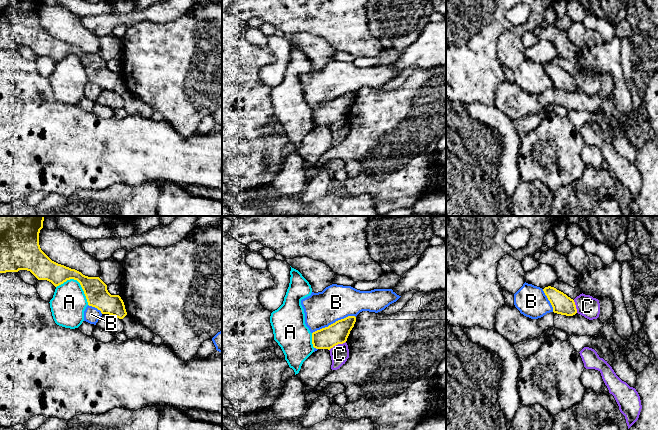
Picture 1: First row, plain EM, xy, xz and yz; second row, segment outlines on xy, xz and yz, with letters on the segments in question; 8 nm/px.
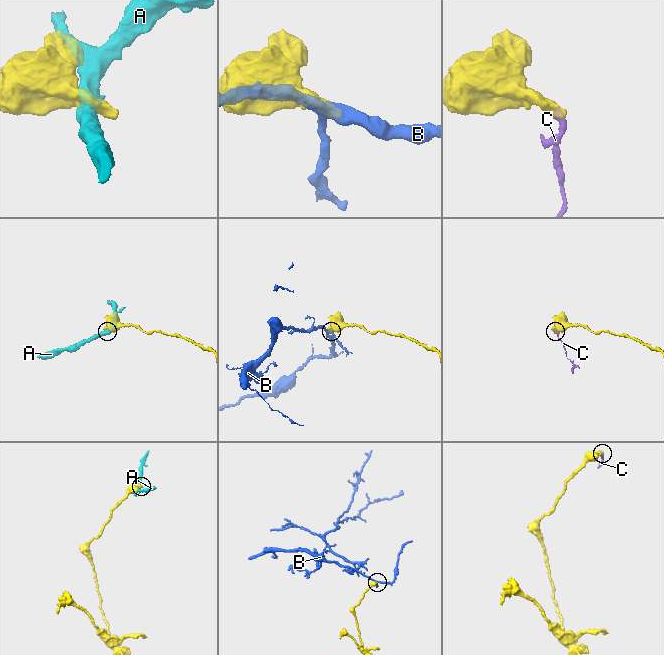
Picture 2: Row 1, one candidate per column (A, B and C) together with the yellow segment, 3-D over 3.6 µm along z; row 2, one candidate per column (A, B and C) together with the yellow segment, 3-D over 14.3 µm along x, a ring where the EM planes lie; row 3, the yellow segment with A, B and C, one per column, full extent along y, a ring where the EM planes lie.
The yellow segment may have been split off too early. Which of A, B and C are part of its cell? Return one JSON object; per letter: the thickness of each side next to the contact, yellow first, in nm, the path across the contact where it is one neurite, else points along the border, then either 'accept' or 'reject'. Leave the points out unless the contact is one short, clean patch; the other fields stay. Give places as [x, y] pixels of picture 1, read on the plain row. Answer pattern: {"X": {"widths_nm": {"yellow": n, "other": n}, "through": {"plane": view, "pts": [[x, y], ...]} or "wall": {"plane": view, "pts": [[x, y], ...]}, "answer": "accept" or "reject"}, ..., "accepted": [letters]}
{"A": {"widths_nm": {"yellow": 190, "other": 280}, "answer": "reject"}, "B": {"widths_nm": {"yellow": 180, "other": 280}, "answer": "reject"}, "C": {"widths_nm": {"yellow": 180, "other": 150}, "wall": {"plane": "xz", "pts": [[345, 117], [334, 121], [329, 126]]}, "answer": "reject"}, "accepted": []}

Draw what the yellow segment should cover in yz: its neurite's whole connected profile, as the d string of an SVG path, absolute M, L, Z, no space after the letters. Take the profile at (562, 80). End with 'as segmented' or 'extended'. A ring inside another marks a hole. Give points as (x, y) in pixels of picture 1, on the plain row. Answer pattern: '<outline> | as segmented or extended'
M551 62L545 63L543 67L550 77L554 89L566 92L573 92L577 89L574 76L563 68Z | as segmented

